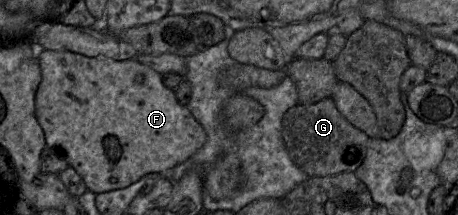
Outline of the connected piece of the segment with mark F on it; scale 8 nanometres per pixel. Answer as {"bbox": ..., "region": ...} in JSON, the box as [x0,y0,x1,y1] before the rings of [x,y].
{"bbox":[35,49,206,194],"region":[[[38,49],[38,61],[42,80],[35,96],[35,114],[44,131],[46,145],[52,147],[59,155],[62,155],[64,150],[69,166],[77,171],[84,180],[88,190],[95,194],[126,188],[137,182],[144,175],[152,172],[170,172],[174,167],[188,160],[206,142],[206,133],[204,129],[196,121],[187,106],[182,106],[178,102],[174,91],[164,86],[162,76],[149,66],[140,63],[135,58],[119,61],[105,56],[88,57],[72,51]]]}

